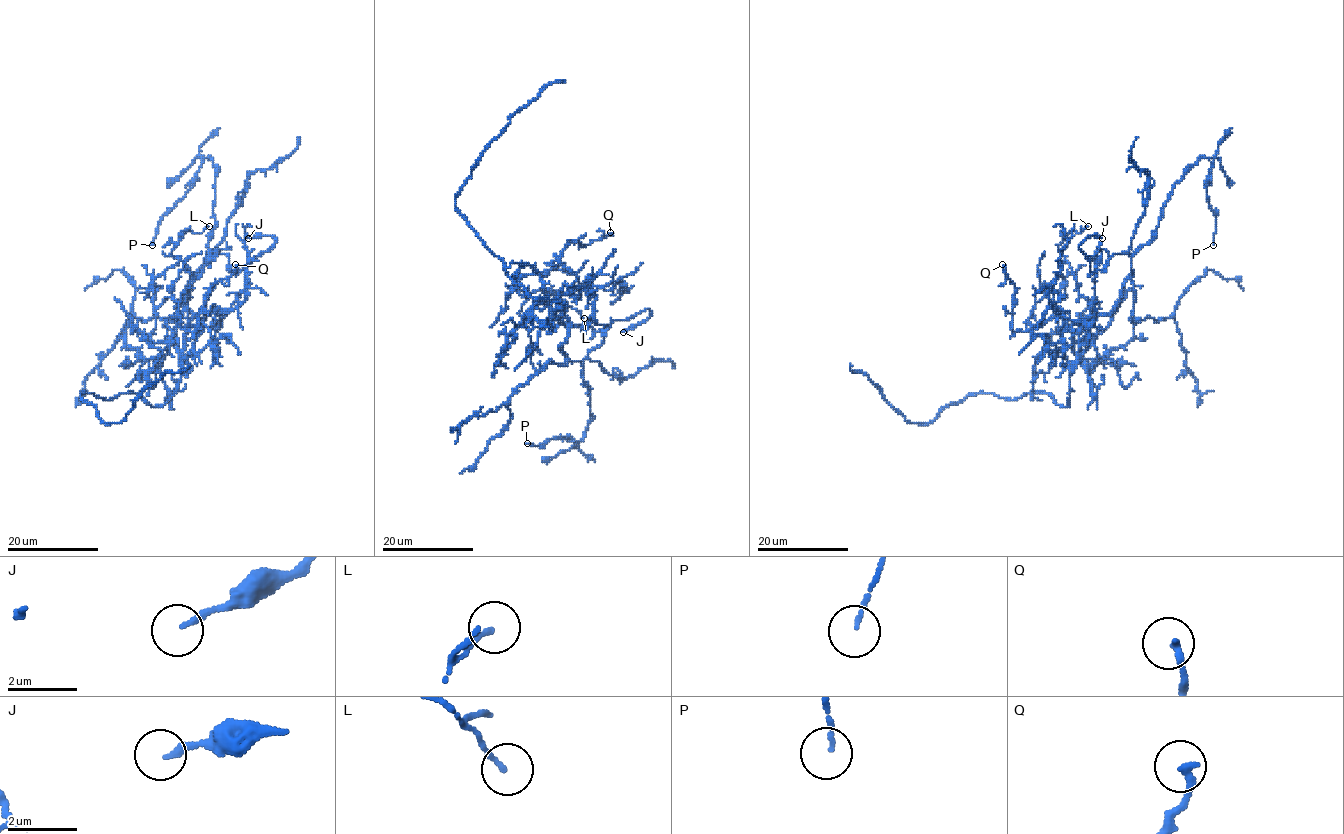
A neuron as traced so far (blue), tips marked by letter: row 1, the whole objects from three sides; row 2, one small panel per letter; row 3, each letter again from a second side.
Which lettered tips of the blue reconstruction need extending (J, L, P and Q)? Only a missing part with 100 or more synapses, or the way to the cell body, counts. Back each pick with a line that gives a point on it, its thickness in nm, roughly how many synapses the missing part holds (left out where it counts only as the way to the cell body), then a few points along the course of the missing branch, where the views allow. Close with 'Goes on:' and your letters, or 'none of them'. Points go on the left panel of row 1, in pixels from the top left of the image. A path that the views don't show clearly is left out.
Goes on: none of them

